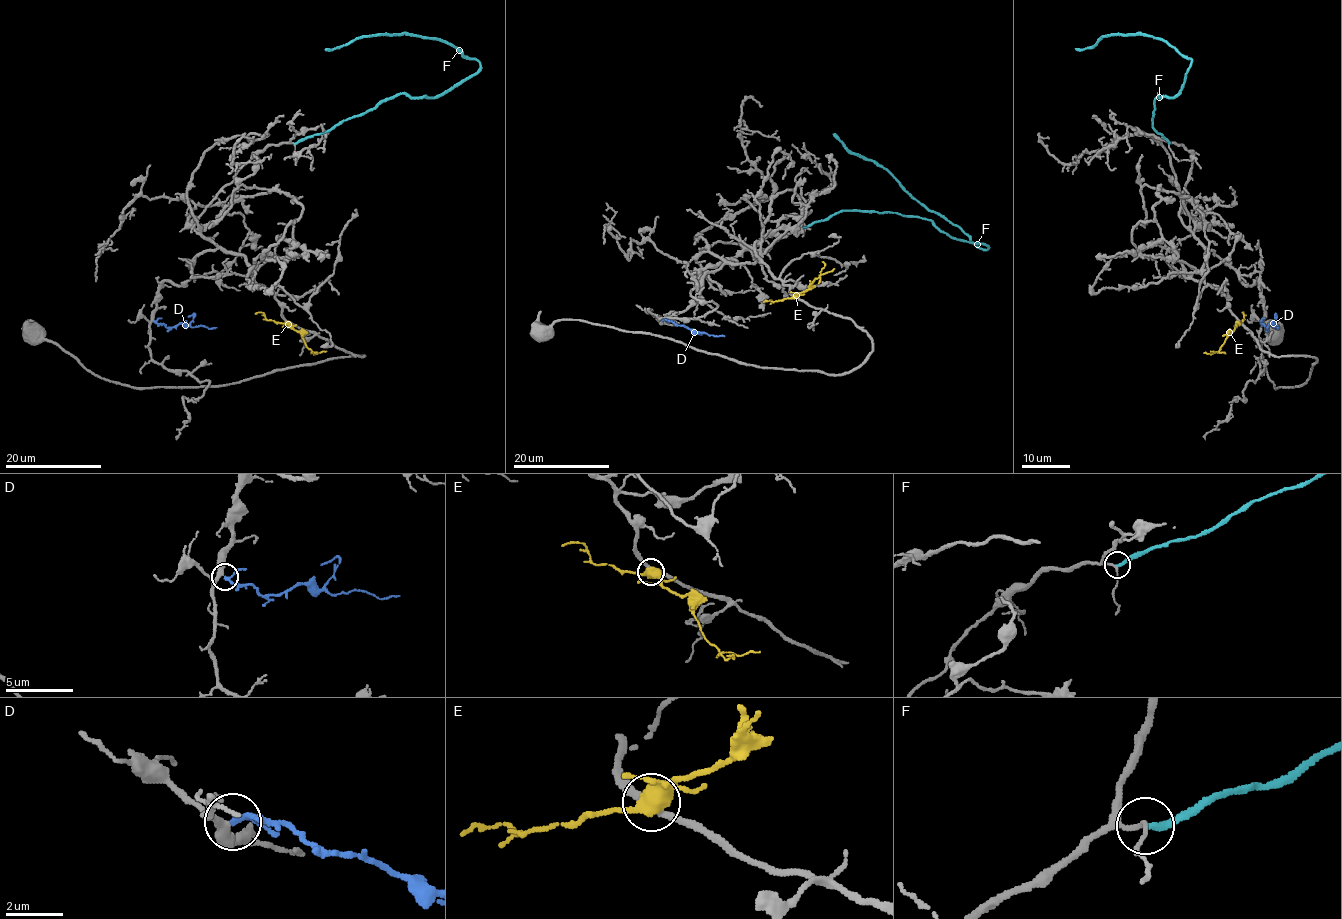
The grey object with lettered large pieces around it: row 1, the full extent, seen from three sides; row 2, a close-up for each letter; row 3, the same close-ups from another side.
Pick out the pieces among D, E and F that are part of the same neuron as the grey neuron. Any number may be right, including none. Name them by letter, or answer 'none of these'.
D, E

